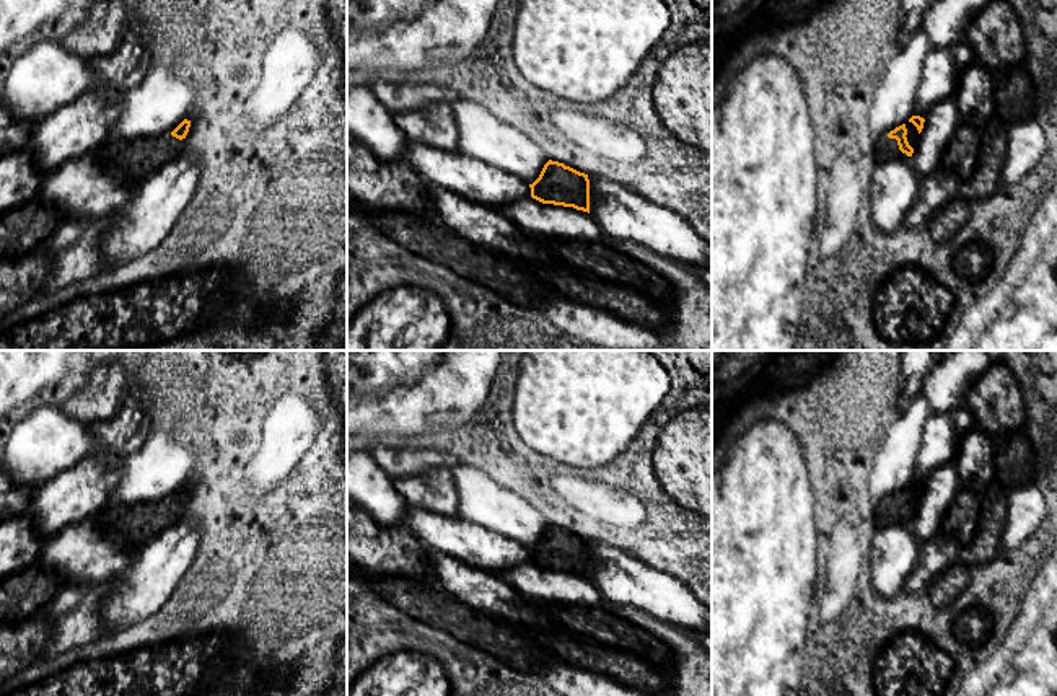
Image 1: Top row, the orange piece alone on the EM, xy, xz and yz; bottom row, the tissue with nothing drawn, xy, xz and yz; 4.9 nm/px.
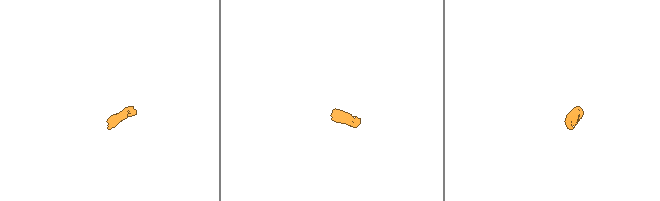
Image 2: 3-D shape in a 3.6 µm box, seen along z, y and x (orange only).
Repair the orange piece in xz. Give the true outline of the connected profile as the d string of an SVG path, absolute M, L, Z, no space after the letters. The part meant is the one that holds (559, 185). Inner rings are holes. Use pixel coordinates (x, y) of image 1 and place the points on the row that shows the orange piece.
M549 160L529 184L531 197L542 204L573 207L590 214L590 179L564 163Z

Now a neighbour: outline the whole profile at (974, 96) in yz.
M971 64L961 72L953 98L958 104L959 122L984 122L995 111L993 72Z

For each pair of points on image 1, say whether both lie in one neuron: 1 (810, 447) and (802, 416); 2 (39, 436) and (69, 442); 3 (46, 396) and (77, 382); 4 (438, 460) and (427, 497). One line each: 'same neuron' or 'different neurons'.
1: same neuron
2: same neuron
3: same neuron
4: different neurons

